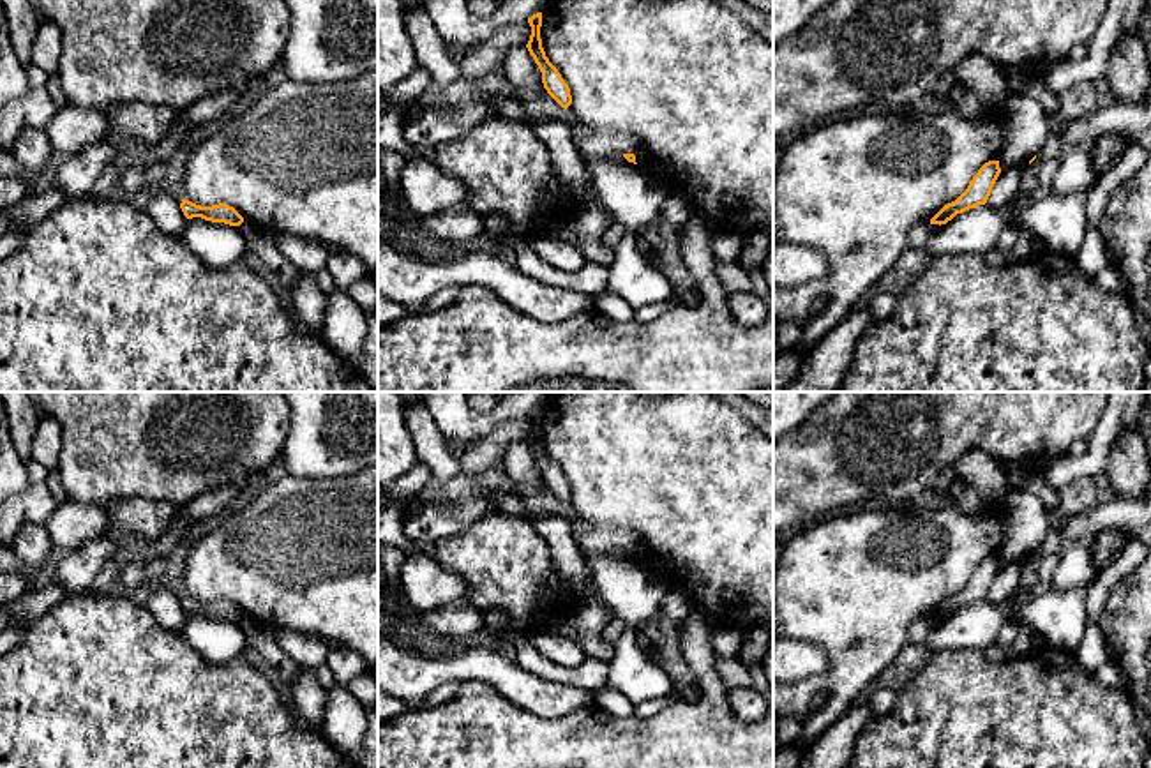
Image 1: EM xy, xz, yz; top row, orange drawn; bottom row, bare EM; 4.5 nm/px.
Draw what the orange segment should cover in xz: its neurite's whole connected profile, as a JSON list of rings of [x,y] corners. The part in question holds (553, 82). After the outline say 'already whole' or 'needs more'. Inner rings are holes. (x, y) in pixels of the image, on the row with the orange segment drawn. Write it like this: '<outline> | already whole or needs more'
[[[537,12],[531,18],[528,18],[528,23],[531,26],[531,35],[526,48],[542,72],[544,88],[561,108],[568,108],[572,104],[570,88],[558,72],[558,69],[549,62],[542,48],[542,12]]] | already whole

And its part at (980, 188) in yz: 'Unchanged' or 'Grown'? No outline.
Unchanged

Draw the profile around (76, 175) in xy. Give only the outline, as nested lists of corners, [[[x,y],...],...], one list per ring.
[[[115,136],[67,157],[56,168],[53,187],[69,194],[71,200],[88,198],[94,182],[109,164],[122,164],[122,145]]]

